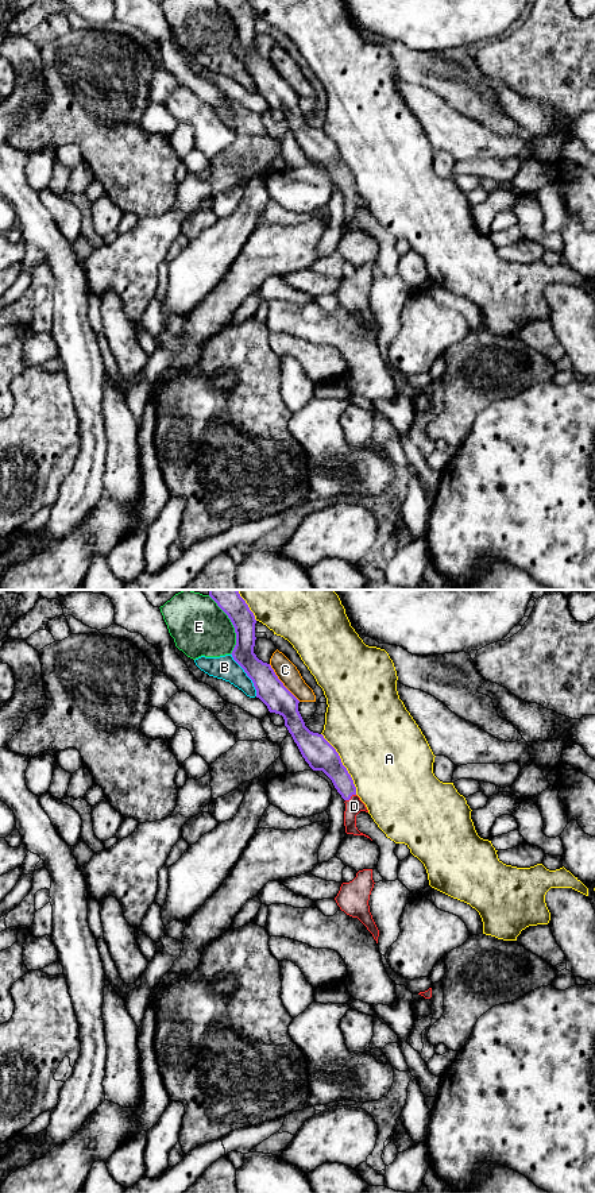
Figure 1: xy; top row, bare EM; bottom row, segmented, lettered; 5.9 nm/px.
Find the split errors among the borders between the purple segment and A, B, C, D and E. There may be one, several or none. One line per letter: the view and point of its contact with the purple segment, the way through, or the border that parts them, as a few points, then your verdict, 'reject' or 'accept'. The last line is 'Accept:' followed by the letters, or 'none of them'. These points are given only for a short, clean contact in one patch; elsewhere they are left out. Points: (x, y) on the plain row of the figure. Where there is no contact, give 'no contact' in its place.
A: xy (342, 159) | reject
B: xy (247, 70) | reject
C: xy (282, 78) | reject
D: xy (350, 193) | across xy (329, 157), (342, 174), (350, 193), (354, 201) | accept
E: xy (235, 24) | reject
Accept: D

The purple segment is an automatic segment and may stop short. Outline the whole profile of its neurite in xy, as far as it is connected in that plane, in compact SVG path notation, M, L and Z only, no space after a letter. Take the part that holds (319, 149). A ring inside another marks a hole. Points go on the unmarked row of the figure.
M217 0L231 15L236 40L232 46L233 55L252 76L259 93L268 104L283 112L285 121L297 139L302 152L313 166L322 166L333 178L337 188L345 196L344 221L347 229L368 231L356 223L356 211L368 208L366 200L356 190L356 182L336 144L322 130L310 127L298 107L300 96L283 81L270 59L263 58L254 49L255 11L248 0Z

